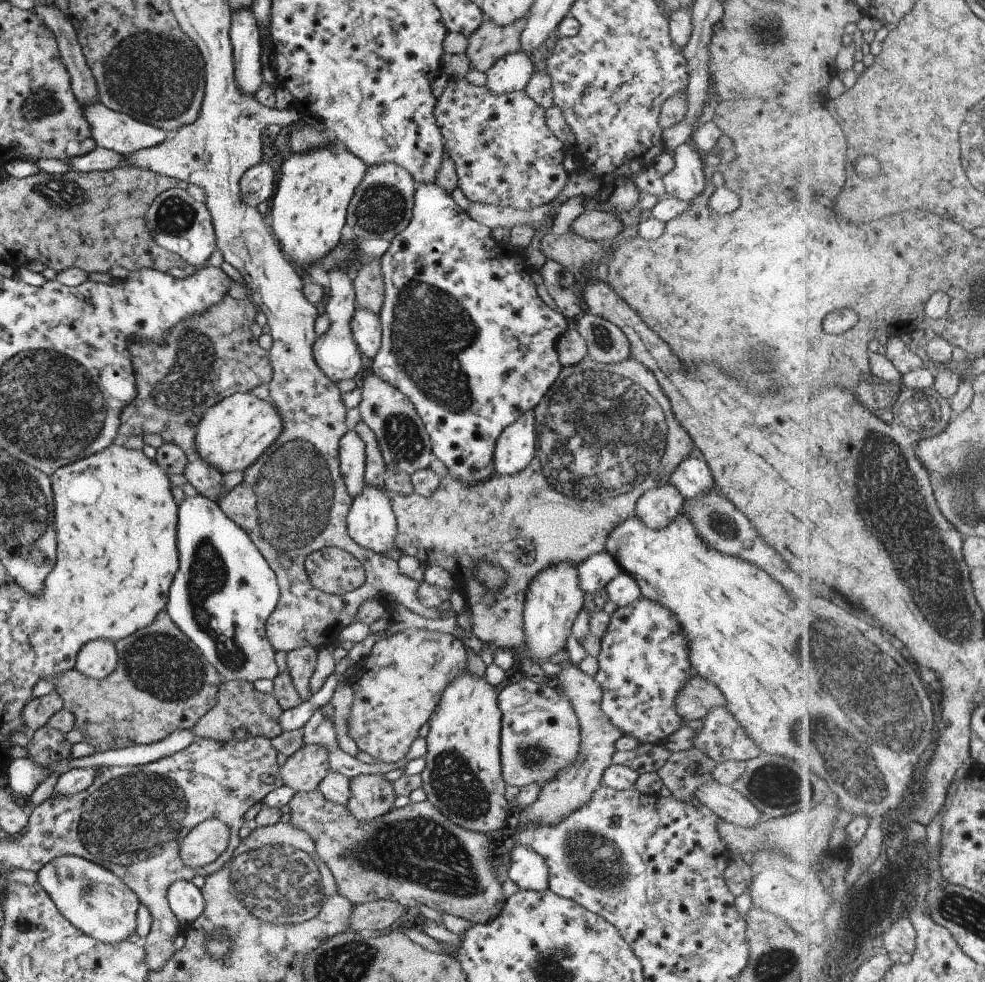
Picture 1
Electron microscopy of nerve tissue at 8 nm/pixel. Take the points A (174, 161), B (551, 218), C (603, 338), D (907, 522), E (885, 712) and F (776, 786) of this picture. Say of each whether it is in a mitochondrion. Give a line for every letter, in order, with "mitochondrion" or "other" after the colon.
A: other
B: other
C: mitochondrion
D: mitochondrion
E: mitochondrion
F: mitochondrion

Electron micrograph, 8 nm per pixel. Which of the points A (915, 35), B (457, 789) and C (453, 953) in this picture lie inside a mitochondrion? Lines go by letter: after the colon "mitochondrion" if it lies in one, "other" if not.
A: other
B: mitochondrion
C: other

